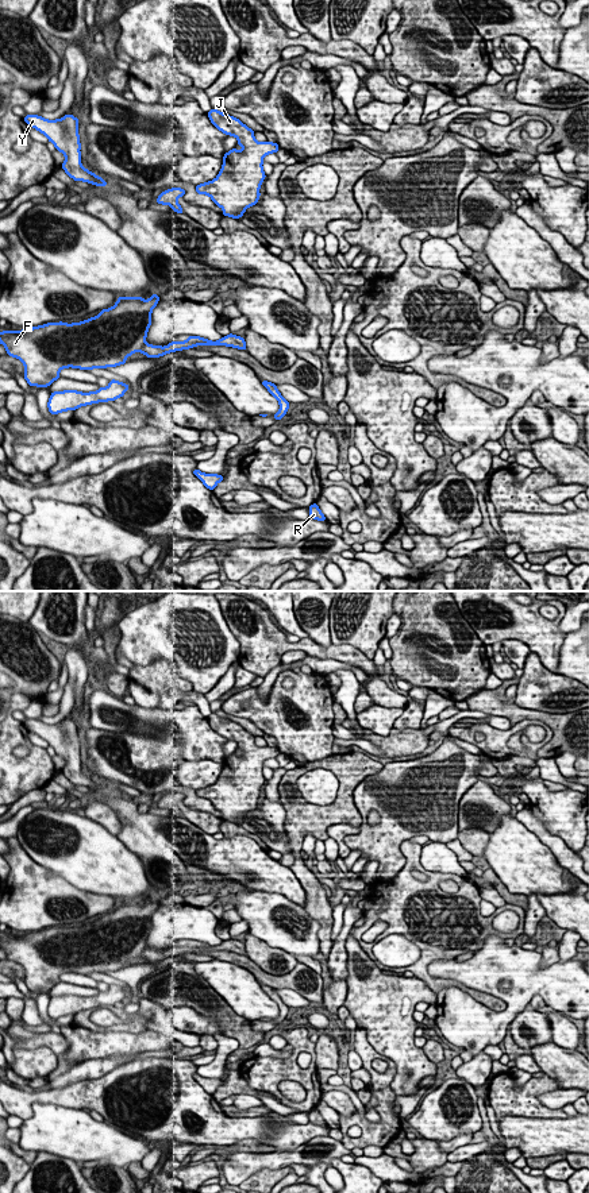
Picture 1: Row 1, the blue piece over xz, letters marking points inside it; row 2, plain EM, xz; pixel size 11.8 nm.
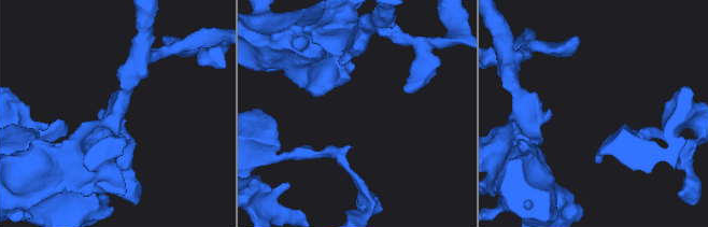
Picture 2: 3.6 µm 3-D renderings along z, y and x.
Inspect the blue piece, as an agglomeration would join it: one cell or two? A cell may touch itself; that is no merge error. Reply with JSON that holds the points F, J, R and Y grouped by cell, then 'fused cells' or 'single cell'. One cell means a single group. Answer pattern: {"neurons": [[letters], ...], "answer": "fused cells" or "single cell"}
{"neurons": [["F", "J", "R", "Y"]], "answer": "single cell"}

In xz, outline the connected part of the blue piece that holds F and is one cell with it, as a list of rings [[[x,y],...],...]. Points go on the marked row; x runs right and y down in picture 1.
[[[158,294],[149,300],[142,297],[119,297],[109,309],[103,309],[100,314],[81,323],[49,323],[23,331],[0,332],[0,344],[7,350],[7,355],[14,356],[24,364],[24,379],[30,386],[47,387],[59,378],[62,368],[73,367],[81,370],[115,367],[126,363],[134,352],[142,352],[147,358],[163,356],[169,352],[189,350],[196,345],[227,345],[246,351],[243,337],[230,333],[217,341],[211,341],[199,336],[188,336],[185,341],[172,341],[170,344],[151,345],[146,343],[147,331],[151,325],[151,312],[159,301]]]

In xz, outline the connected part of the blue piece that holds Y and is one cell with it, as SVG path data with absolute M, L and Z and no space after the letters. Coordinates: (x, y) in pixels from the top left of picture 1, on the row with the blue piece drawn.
M27 115L24 121L28 127L32 127L42 132L49 142L55 146L55 150L65 155L65 162L61 167L74 181L84 181L96 186L108 186L107 182L84 169L81 165L81 144L78 136L78 119L73 115L65 115L62 119L47 120L38 115Z

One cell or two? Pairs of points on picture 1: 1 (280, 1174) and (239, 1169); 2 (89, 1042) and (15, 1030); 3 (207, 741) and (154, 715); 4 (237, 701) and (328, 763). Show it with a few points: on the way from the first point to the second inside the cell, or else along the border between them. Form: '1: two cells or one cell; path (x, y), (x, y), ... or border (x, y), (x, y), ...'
1: two cells; border (288, 1165), (280, 1169), (260, 1169), (246, 1178)
2: two cells; border (61, 1033), (68, 1043), (62, 1057), (77, 1064)
3: one cell; path (193, 729), (183, 718), (168, 715)
4: two cells; border (333, 755), (307, 763)

